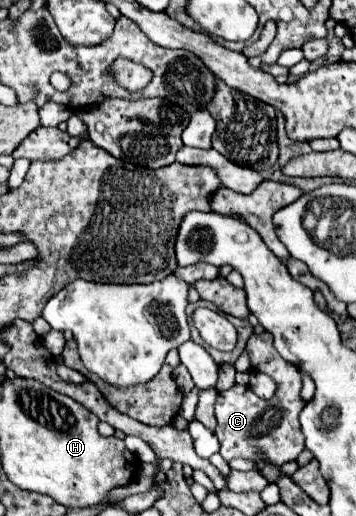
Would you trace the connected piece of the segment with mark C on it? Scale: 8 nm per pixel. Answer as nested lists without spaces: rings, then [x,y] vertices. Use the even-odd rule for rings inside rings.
[[[269,332],[253,334],[247,342],[247,352],[249,352],[253,370],[265,372],[267,376],[275,380],[277,384],[275,400],[261,400],[253,396],[251,390],[239,384],[235,384],[227,392],[221,392],[215,402],[215,418],[217,418],[215,436],[219,438],[219,444],[221,444],[219,454],[225,460],[233,460],[233,458],[255,460],[257,458],[255,454],[261,452],[269,464],[281,466],[285,462],[295,460],[299,452],[305,448],[301,424],[299,424],[299,412],[305,406],[301,398],[299,368],[281,358],[281,354],[273,348],[273,336]]]

